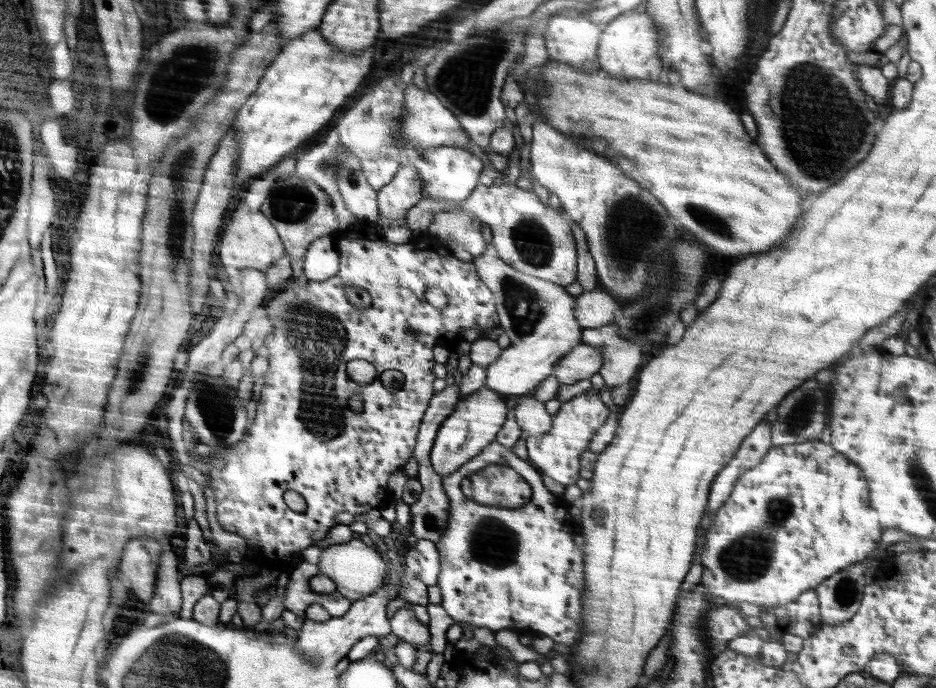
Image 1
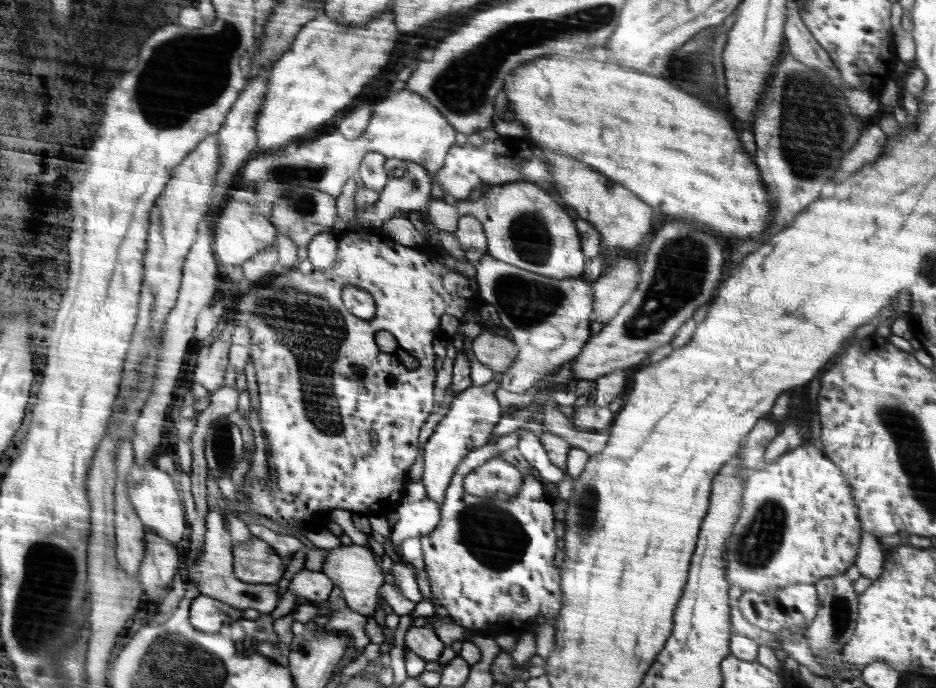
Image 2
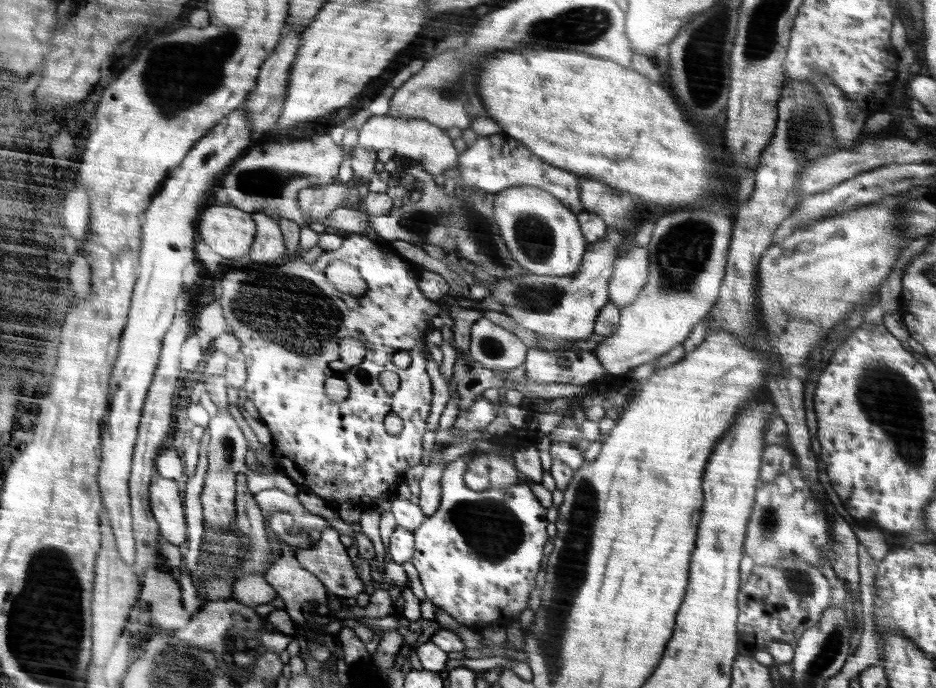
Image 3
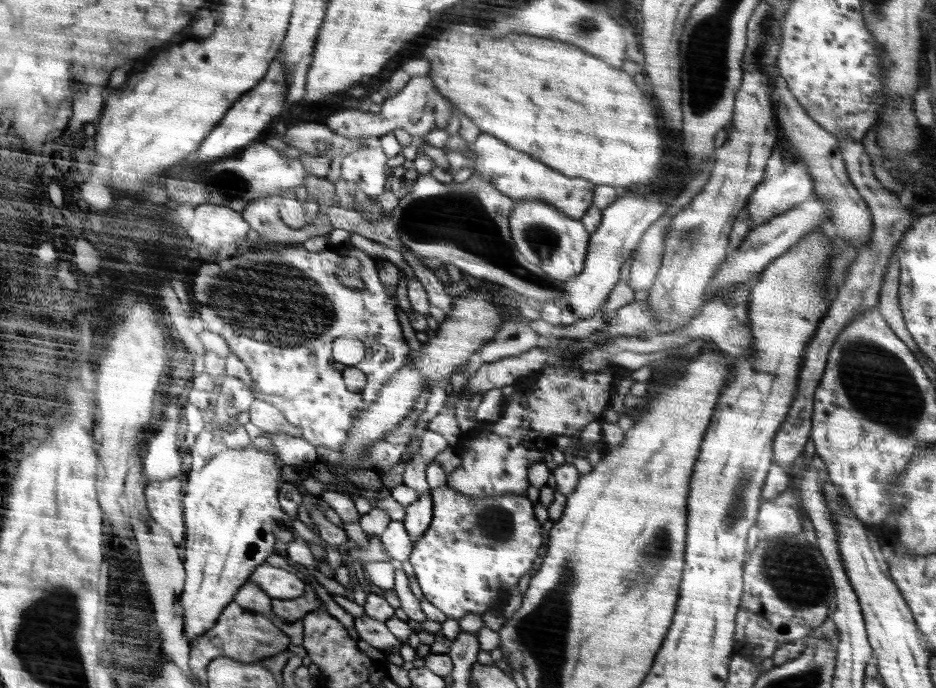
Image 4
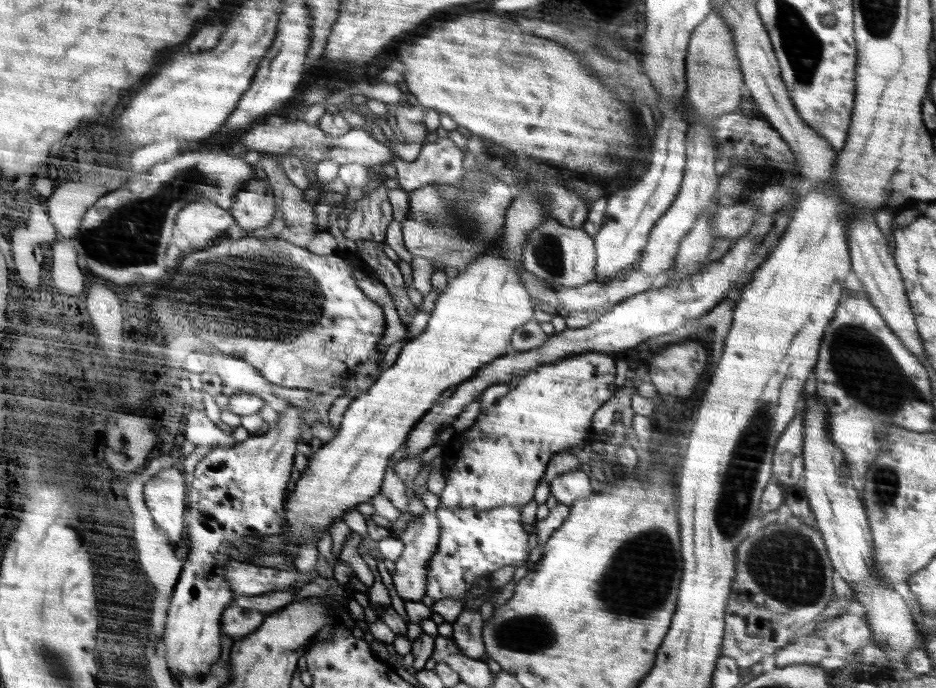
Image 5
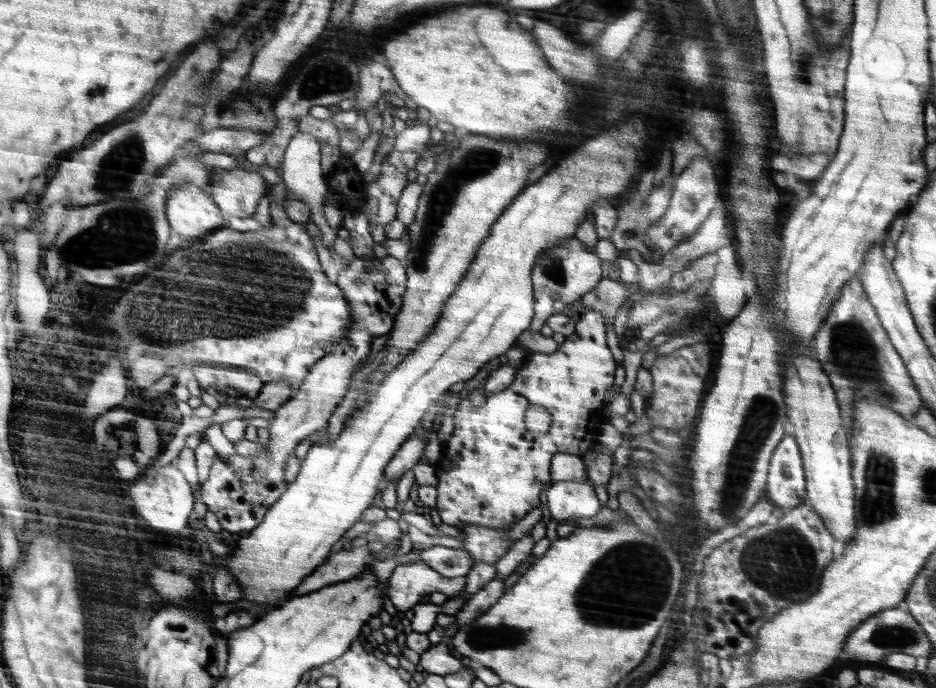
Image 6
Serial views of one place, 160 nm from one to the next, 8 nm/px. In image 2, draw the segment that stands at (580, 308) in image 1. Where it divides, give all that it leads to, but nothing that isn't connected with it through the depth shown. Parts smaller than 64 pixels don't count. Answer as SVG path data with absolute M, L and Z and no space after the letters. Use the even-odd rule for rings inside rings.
M620 258L592 282L595 301L591 320L606 324L617 316L640 282L640 266L632 258Z

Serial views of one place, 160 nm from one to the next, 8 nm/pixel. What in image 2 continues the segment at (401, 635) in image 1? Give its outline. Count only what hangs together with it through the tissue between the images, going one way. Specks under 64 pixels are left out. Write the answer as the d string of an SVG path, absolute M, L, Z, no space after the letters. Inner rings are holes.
M414 625L406 631L405 644L409 650L423 658L426 663L438 661L446 646L440 641L434 629Z

